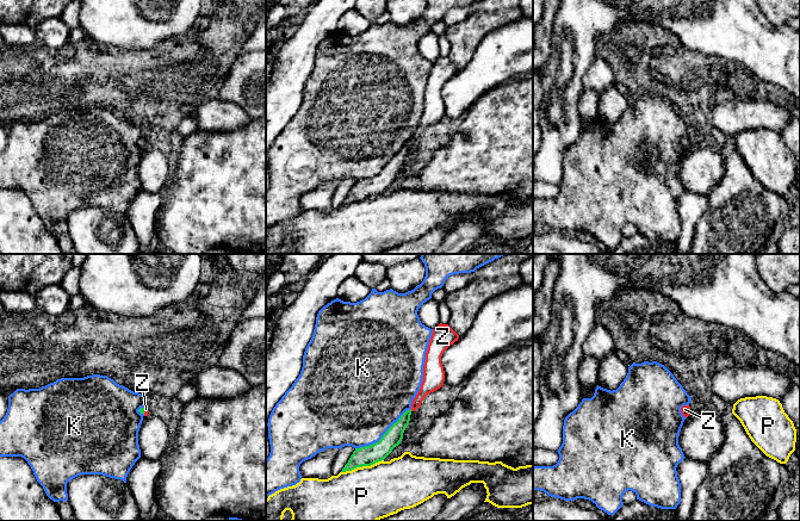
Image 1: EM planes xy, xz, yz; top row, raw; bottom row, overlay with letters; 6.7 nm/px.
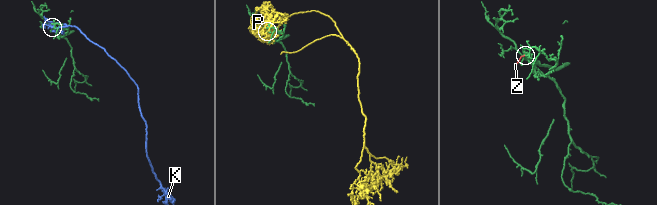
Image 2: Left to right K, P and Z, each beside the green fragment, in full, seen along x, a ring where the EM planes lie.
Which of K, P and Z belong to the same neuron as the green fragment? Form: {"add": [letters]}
{"add": ["Z"]}

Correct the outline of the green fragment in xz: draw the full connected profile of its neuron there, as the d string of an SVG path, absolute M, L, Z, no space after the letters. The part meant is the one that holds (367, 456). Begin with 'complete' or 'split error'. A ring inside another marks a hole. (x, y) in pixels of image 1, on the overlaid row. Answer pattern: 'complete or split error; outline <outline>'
complete; outline M411 409L407 410L397 422L395 422L382 439L370 446L355 448L348 463L341 472L352 471L356 467L371 466L384 460L403 439L403 433L409 424Z

